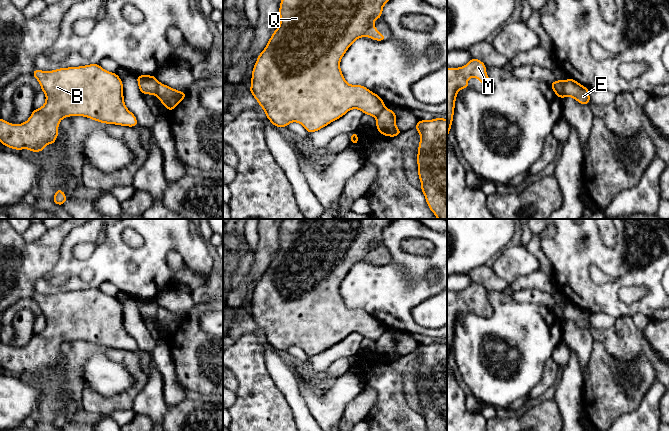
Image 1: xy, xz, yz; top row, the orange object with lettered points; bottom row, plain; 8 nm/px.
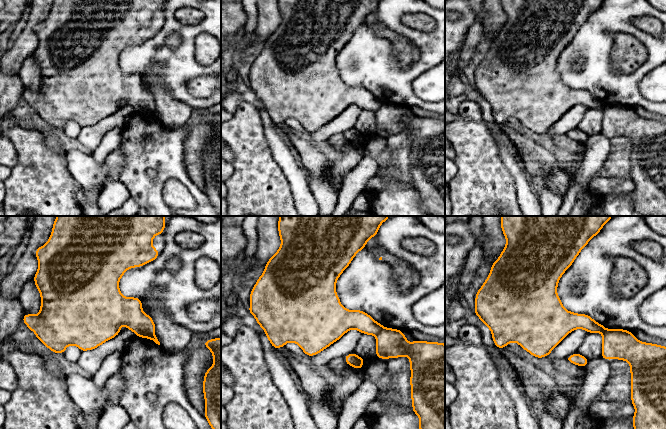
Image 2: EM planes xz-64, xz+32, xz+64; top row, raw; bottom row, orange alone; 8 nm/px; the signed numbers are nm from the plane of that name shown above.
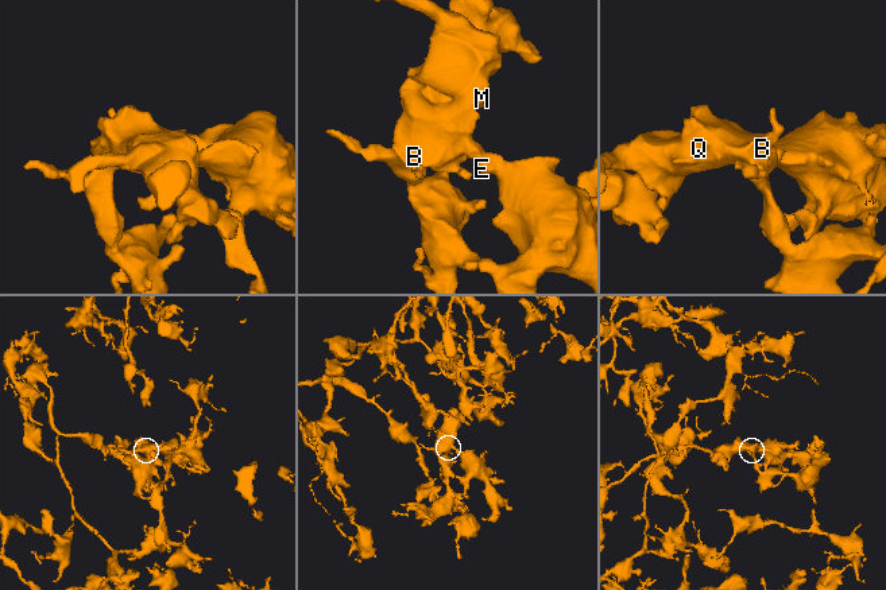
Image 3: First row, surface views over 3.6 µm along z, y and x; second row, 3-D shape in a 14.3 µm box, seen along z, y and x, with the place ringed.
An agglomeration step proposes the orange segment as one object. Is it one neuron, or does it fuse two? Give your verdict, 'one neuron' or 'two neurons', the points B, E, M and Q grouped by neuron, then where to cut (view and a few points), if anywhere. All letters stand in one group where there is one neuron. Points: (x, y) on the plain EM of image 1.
two neurons; B M Q / E; cut in yz along (565, 305), (562, 320)

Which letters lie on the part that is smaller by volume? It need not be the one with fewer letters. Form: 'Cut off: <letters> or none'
Cut off: E

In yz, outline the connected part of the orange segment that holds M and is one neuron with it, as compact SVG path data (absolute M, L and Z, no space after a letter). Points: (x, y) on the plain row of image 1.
M471 282L463 291L447 292L447 362L452 350L457 316L470 311L468 302L478 302L487 315L492 315L493 309L486 297L486 289L481 284Z

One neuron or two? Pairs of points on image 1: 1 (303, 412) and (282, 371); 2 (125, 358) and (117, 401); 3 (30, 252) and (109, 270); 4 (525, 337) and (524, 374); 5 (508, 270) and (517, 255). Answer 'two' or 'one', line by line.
1: one
2: one
3: two
4: one
5: one

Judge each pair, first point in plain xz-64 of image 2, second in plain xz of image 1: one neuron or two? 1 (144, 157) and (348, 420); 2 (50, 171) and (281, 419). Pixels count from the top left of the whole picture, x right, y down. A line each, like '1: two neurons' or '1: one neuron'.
1: two neurons
2: one neuron

